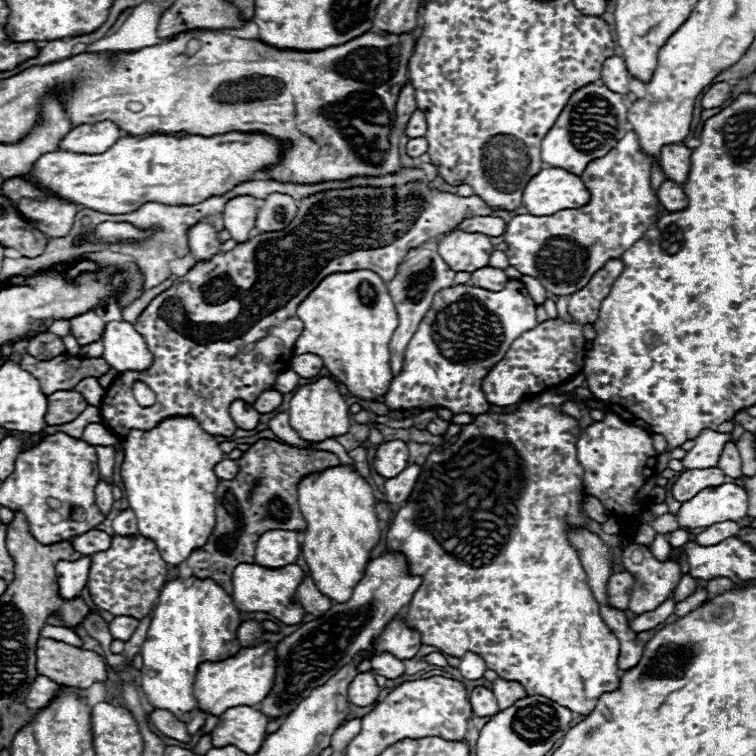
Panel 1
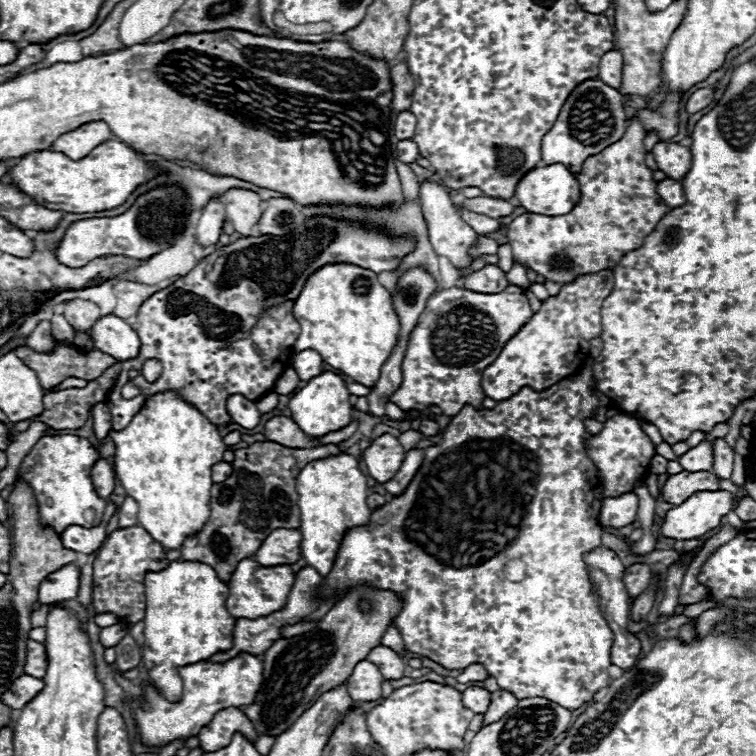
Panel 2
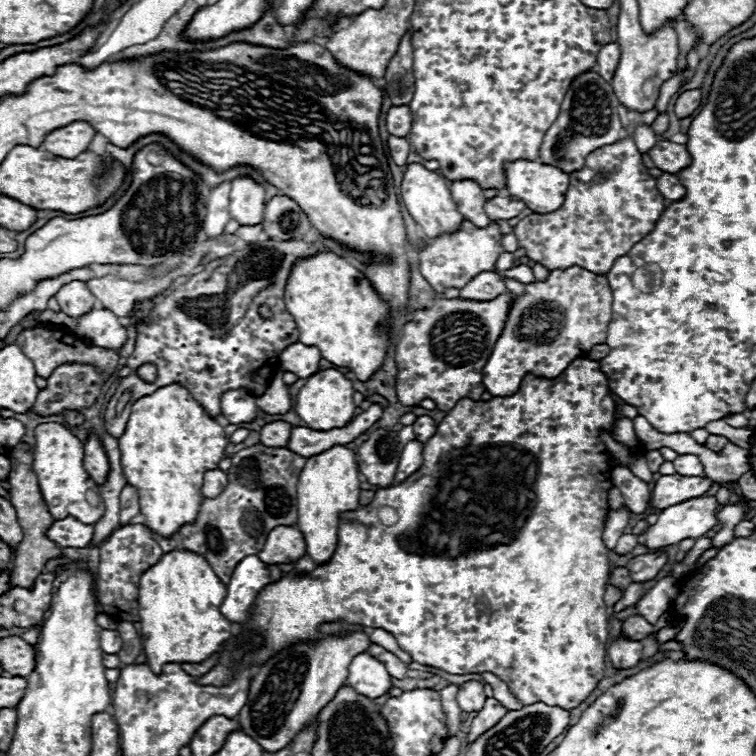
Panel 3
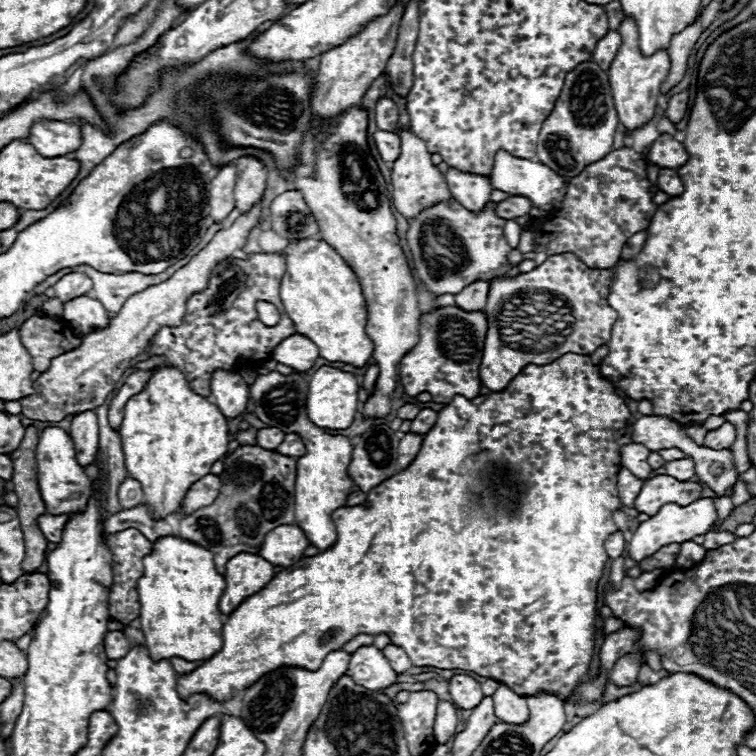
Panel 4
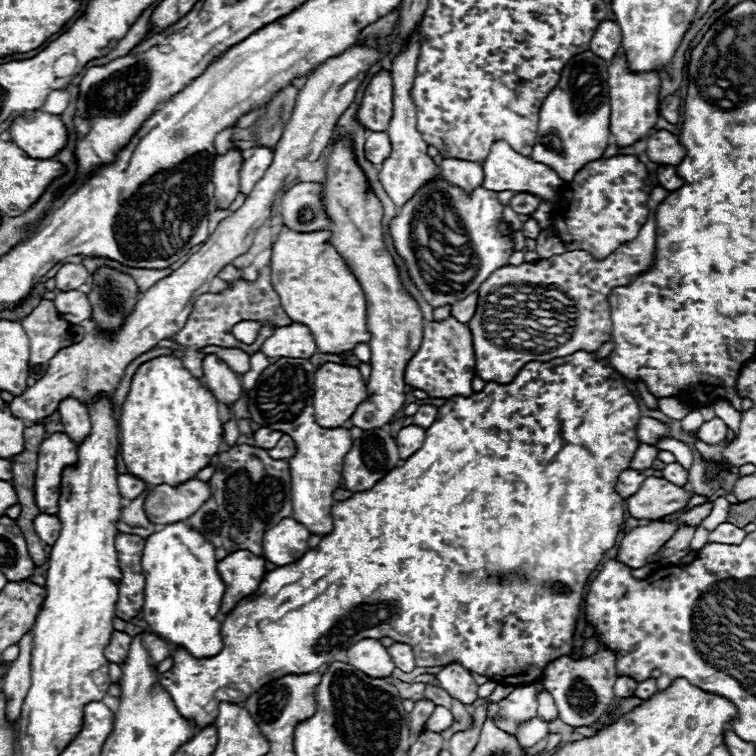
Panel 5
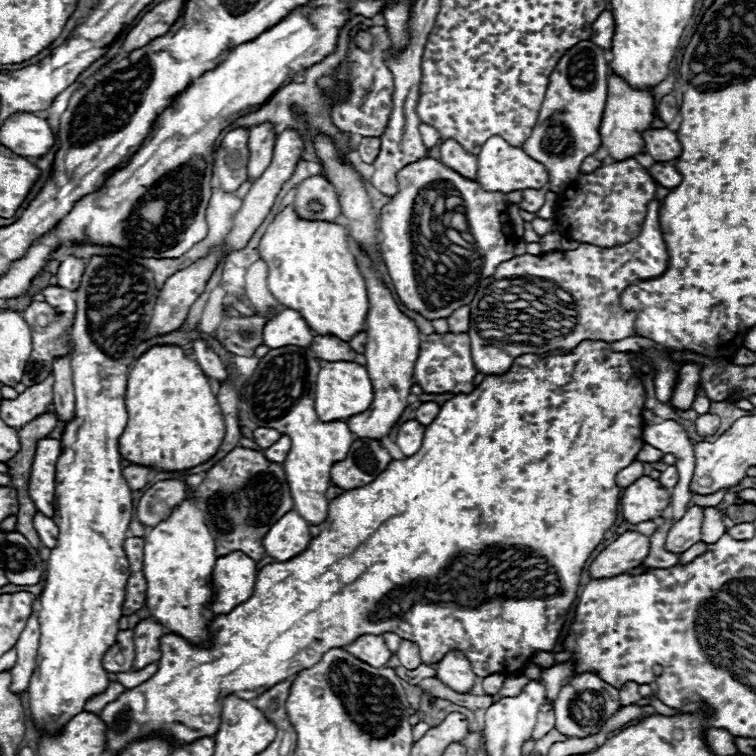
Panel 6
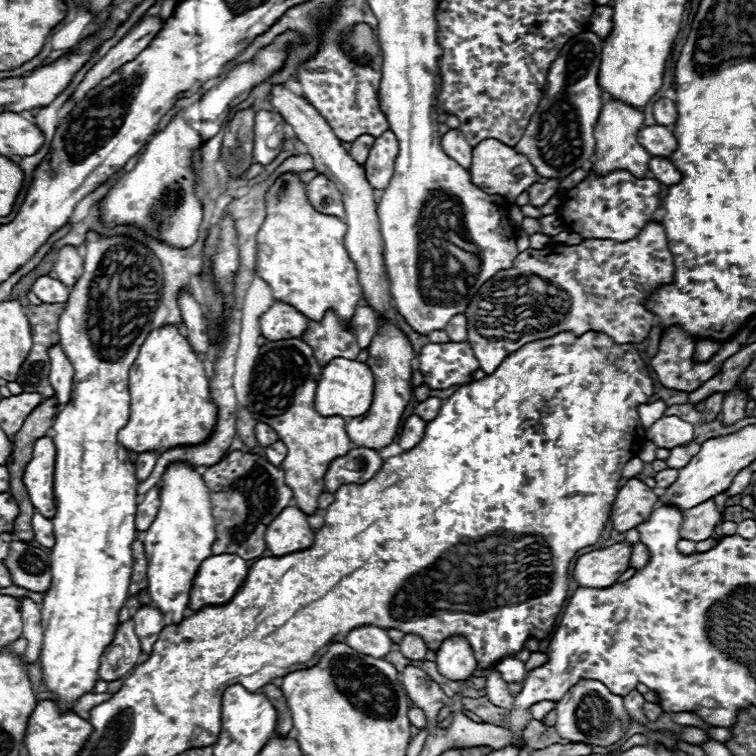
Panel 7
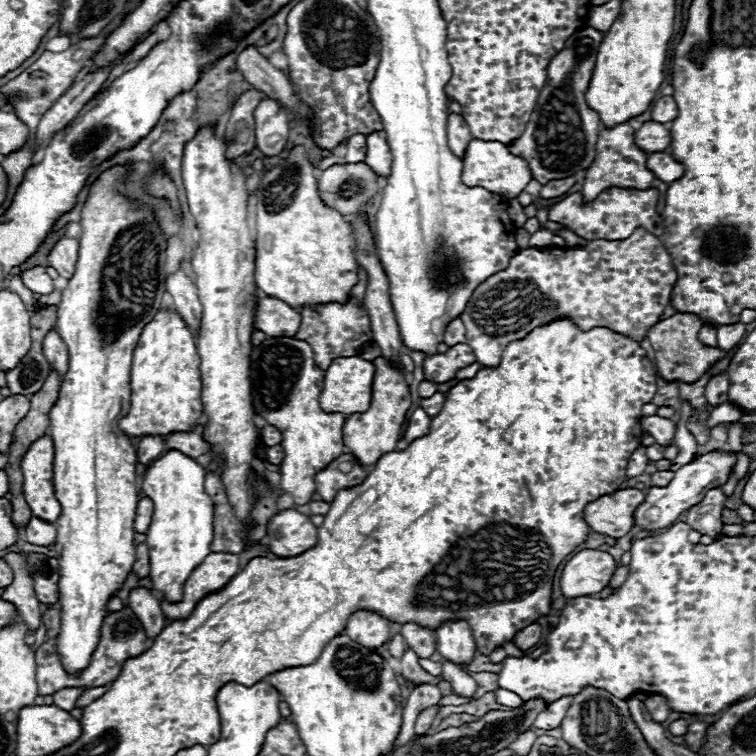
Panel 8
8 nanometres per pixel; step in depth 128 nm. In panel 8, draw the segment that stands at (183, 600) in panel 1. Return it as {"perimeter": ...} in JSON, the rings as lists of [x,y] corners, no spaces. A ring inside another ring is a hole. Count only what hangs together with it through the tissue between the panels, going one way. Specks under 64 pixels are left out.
{"perimeter":[[[168,450],[152,460],[144,472],[140,490],[154,502],[152,524],[146,532],[146,546],[150,550],[150,576],[154,588],[170,602],[182,600],[182,588],[192,570],[210,554],[214,536],[214,506],[204,492],[206,470],[190,456]]]}

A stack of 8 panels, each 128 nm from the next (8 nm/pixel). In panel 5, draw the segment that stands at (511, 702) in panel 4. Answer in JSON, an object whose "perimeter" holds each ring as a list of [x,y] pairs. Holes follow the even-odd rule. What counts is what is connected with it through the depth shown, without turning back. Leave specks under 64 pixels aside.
{"perimeter":[[[534,718],[534,720],[530,720],[530,722],[526,722],[526,724],[522,724],[520,728],[518,728],[518,742],[520,742],[520,746],[524,746],[524,748],[532,748],[536,742],[540,742],[544,736],[548,734],[548,724],[546,722],[542,722],[542,720],[538,720],[538,718]]]}

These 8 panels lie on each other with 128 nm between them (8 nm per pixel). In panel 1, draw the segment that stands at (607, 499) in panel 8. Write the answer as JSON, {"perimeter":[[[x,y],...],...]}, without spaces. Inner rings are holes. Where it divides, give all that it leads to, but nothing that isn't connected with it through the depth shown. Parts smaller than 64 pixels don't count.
{"perimeter":[[[708,468],[708,470],[684,470],[676,482],[670,486],[672,498],[678,502],[686,502],[694,498],[700,490],[708,486],[720,486],[726,482],[726,476],[720,468]]]}

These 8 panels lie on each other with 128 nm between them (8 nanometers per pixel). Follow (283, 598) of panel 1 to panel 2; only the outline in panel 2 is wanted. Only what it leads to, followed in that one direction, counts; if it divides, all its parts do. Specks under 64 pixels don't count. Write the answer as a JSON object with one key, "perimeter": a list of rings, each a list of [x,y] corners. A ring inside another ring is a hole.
{"perimeter":[[[244,558],[228,582],[230,594],[226,600],[226,610],[236,620],[268,616],[268,614],[284,608],[288,592],[294,584],[294,578],[296,578],[296,572],[292,572],[290,566],[260,566],[254,558]]]}

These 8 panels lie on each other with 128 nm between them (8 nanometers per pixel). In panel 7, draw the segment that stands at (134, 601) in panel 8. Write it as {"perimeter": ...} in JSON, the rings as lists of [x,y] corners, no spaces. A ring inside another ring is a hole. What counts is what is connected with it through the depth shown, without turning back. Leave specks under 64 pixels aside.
{"perimeter":[[[140,606],[138,612],[134,614],[134,628],[136,628],[136,636],[140,640],[140,646],[146,654],[152,652],[154,642],[158,640],[160,630],[166,626],[164,616],[160,614],[160,610],[152,608],[152,606]]]}

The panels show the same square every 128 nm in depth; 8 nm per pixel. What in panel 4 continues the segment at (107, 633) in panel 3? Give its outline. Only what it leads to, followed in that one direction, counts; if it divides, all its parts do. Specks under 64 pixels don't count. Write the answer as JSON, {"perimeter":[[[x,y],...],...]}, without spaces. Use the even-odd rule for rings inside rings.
{"perimeter":[[[114,630],[114,632],[108,632],[106,634],[104,648],[106,648],[106,656],[110,660],[118,660],[118,658],[124,658],[128,654],[130,640],[120,630]]]}

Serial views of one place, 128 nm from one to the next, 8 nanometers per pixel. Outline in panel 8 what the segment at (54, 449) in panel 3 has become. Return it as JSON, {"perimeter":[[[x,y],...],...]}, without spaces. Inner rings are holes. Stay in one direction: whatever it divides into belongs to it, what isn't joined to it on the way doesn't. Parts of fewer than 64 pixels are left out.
{"perimeter":[[[44,434],[30,444],[20,462],[24,472],[24,498],[32,514],[50,524],[54,524],[62,514],[62,506],[56,500],[52,486],[52,460],[54,444],[52,438]]]}

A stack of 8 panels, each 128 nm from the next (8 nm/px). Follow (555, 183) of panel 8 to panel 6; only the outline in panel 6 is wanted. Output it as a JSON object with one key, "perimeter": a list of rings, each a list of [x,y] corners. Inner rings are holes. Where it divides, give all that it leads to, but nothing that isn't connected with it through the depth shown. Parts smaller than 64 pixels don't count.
{"perimeter":[[[524,190],[522,192],[522,202],[520,208],[526,212],[538,212],[544,206],[544,198],[546,198],[548,190]]]}

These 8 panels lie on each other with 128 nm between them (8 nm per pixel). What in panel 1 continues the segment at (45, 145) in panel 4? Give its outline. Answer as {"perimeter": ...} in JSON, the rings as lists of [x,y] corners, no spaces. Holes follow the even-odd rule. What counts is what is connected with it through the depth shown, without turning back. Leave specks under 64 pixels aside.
{"perimeter":[[[102,120],[102,122],[82,124],[72,128],[60,140],[58,148],[74,154],[100,154],[108,146],[112,146],[118,138],[122,138],[120,128],[110,120]]]}

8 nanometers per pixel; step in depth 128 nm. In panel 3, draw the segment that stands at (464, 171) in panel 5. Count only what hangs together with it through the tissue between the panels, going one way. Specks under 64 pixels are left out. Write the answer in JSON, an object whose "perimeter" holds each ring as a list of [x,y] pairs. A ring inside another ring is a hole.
{"perimeter":[[[458,180],[450,182],[452,198],[464,218],[468,218],[478,228],[484,228],[490,224],[490,218],[484,212],[484,188],[474,180]]]}

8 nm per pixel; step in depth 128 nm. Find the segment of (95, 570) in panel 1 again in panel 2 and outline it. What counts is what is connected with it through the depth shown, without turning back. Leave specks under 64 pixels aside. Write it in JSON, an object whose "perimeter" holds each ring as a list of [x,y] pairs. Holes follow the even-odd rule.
{"perimeter":[[[130,526],[128,530],[114,530],[106,544],[100,548],[94,560],[94,588],[92,588],[92,606],[94,612],[112,612],[124,622],[140,622],[146,610],[144,596],[144,574],[164,570],[168,566],[166,550],[142,526]]]}

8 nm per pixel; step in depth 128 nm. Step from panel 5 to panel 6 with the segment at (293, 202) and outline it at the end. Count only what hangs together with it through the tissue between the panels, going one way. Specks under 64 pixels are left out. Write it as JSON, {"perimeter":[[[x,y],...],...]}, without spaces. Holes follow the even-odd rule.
{"perimeter":[[[310,176],[298,184],[294,208],[302,218],[334,222],[340,216],[340,202],[332,184],[322,176]]]}

